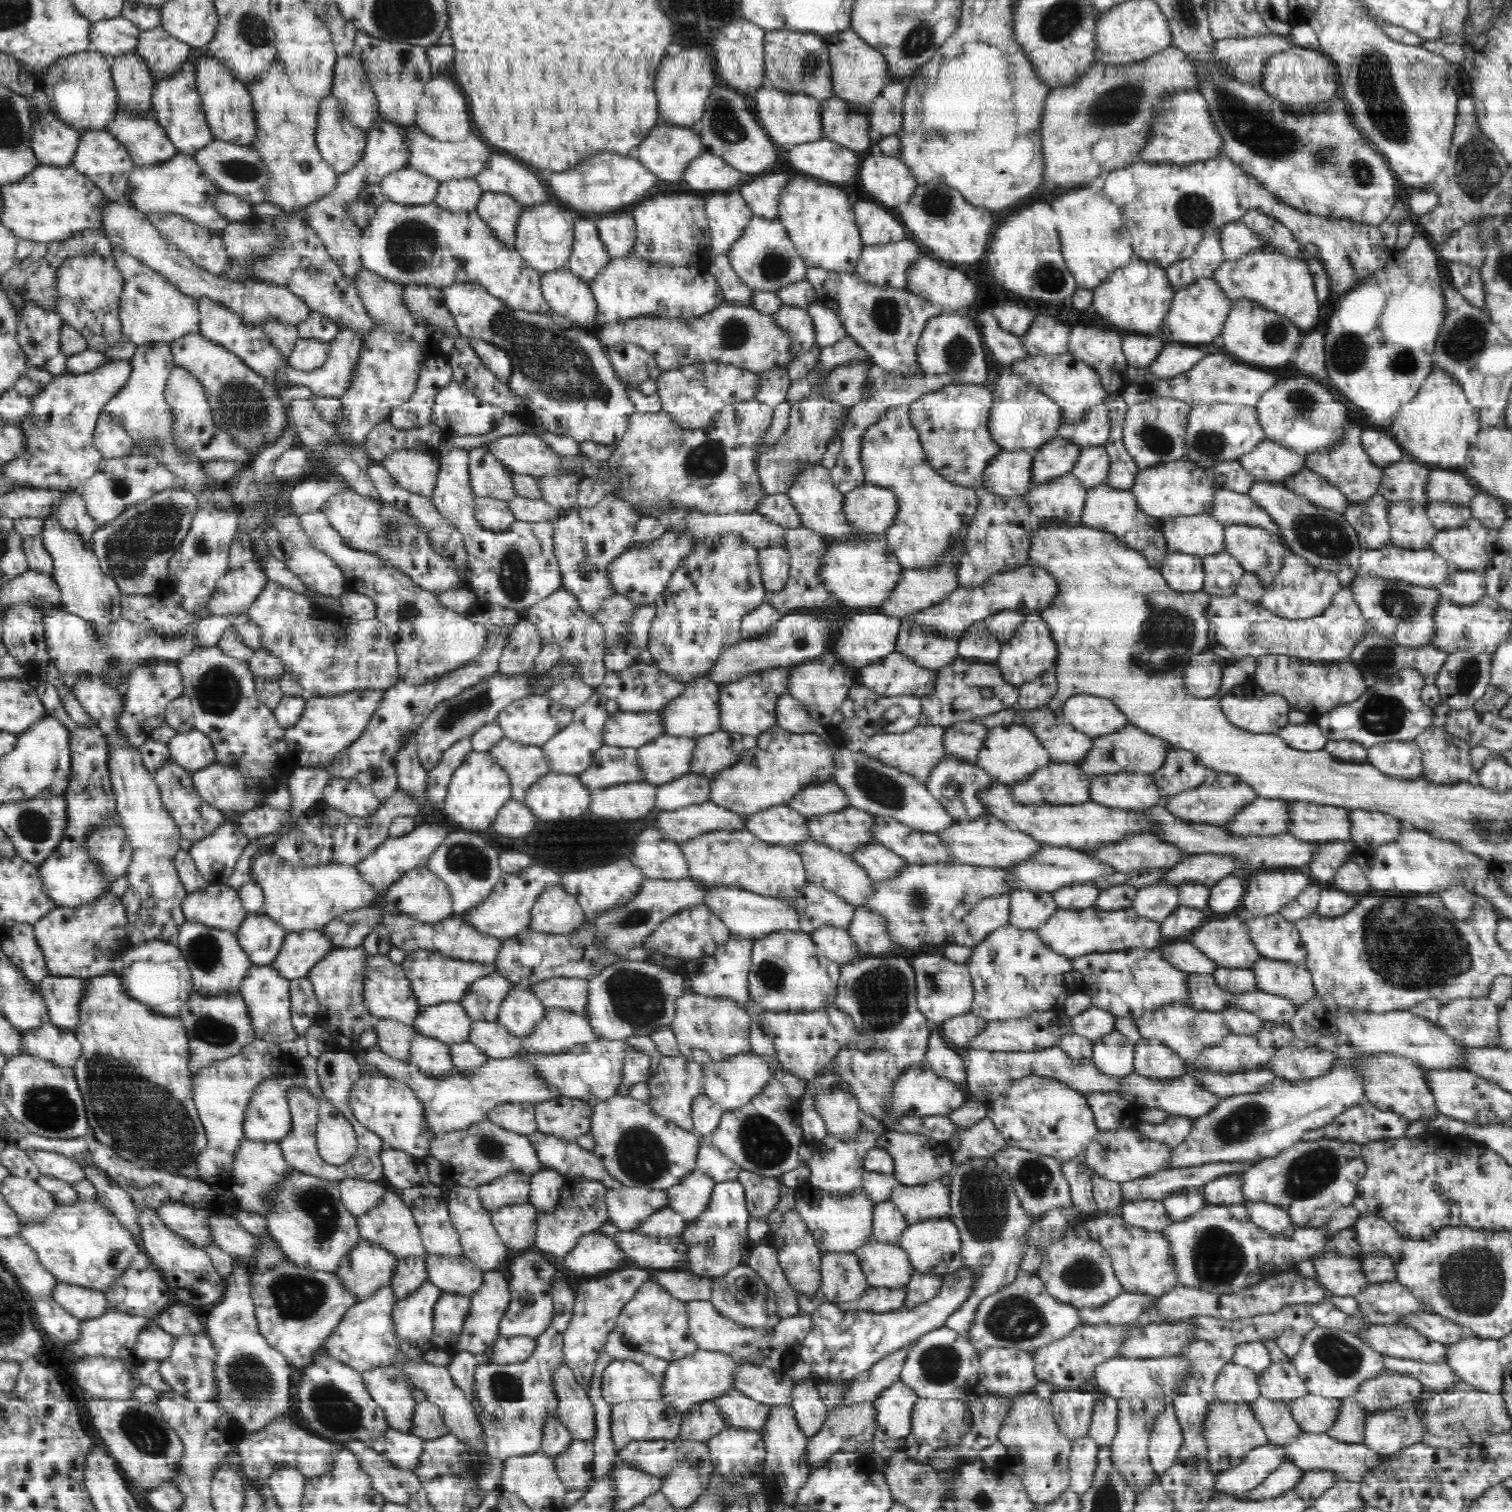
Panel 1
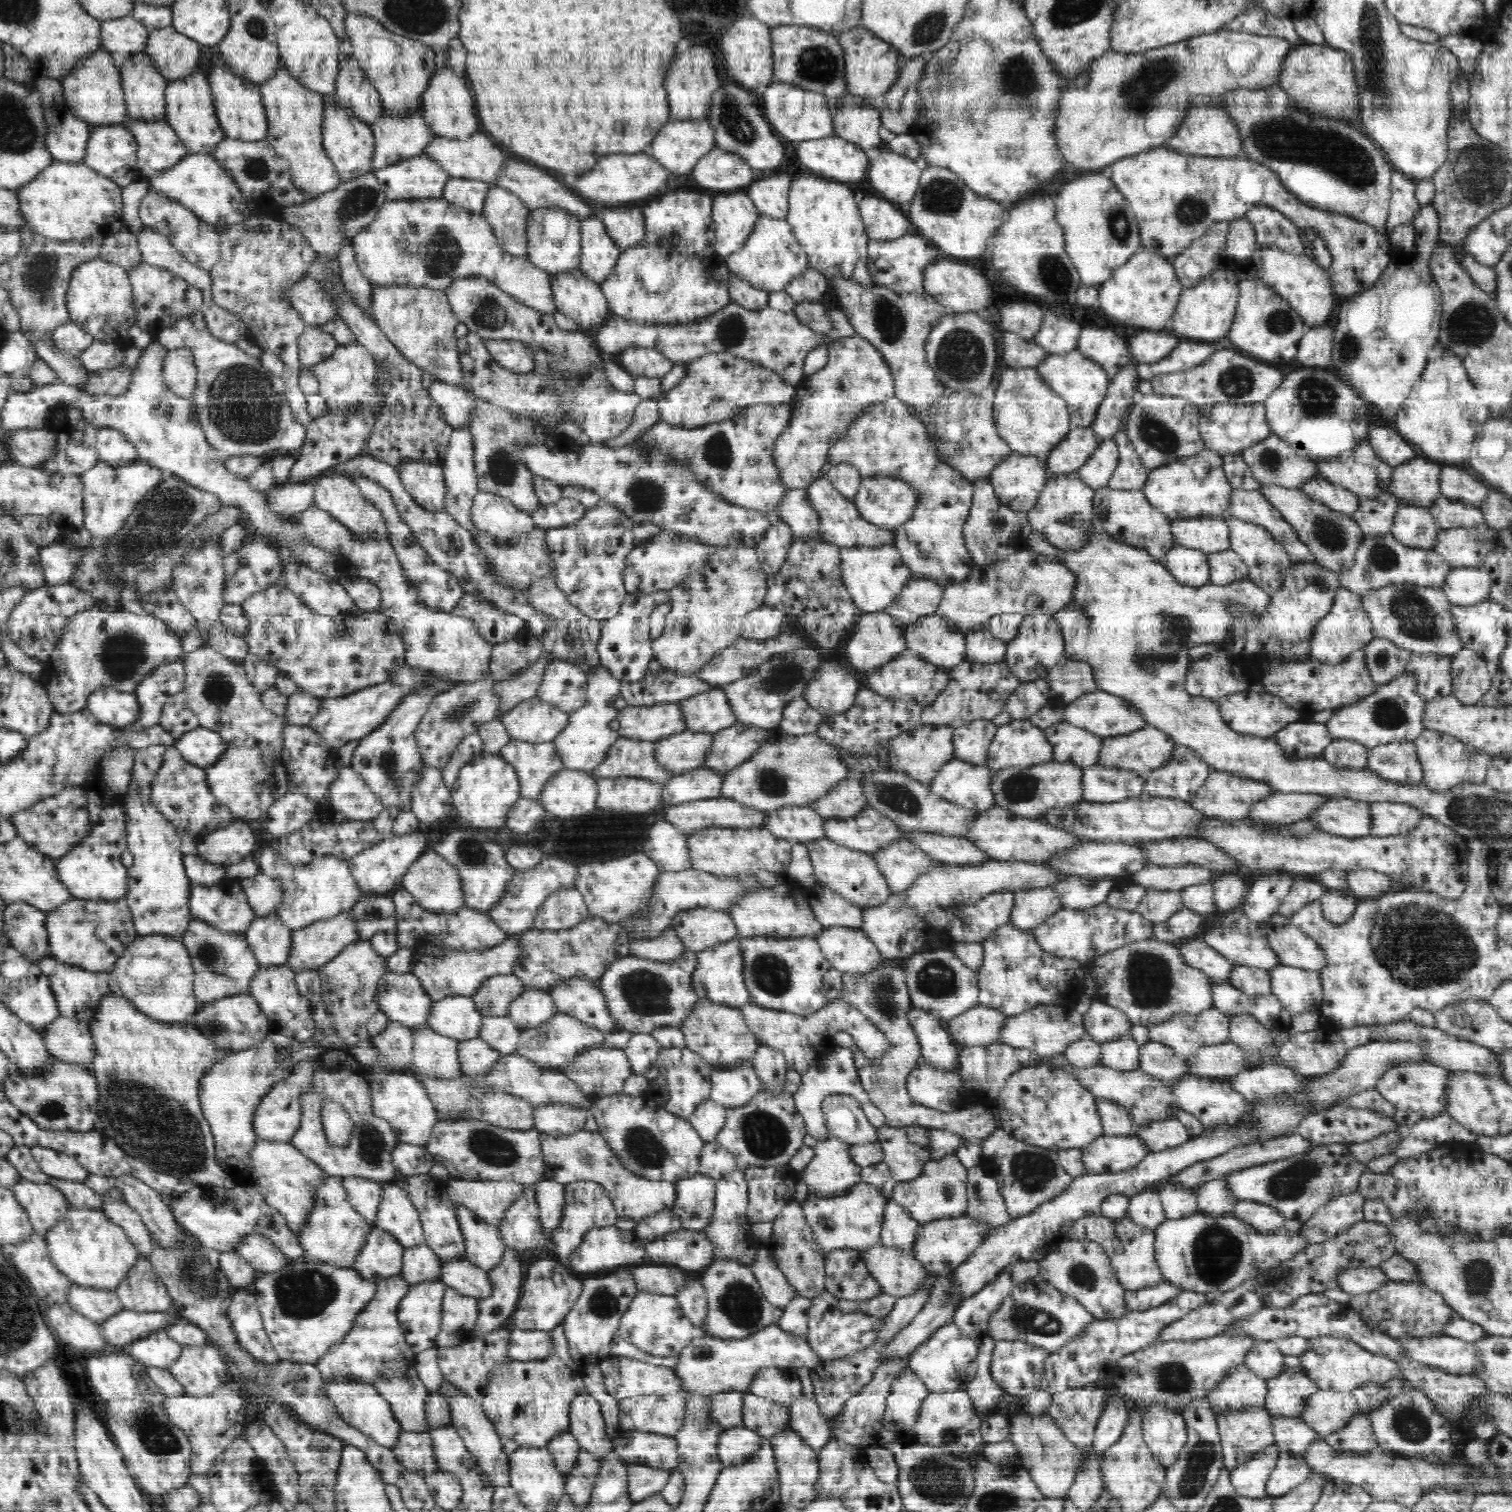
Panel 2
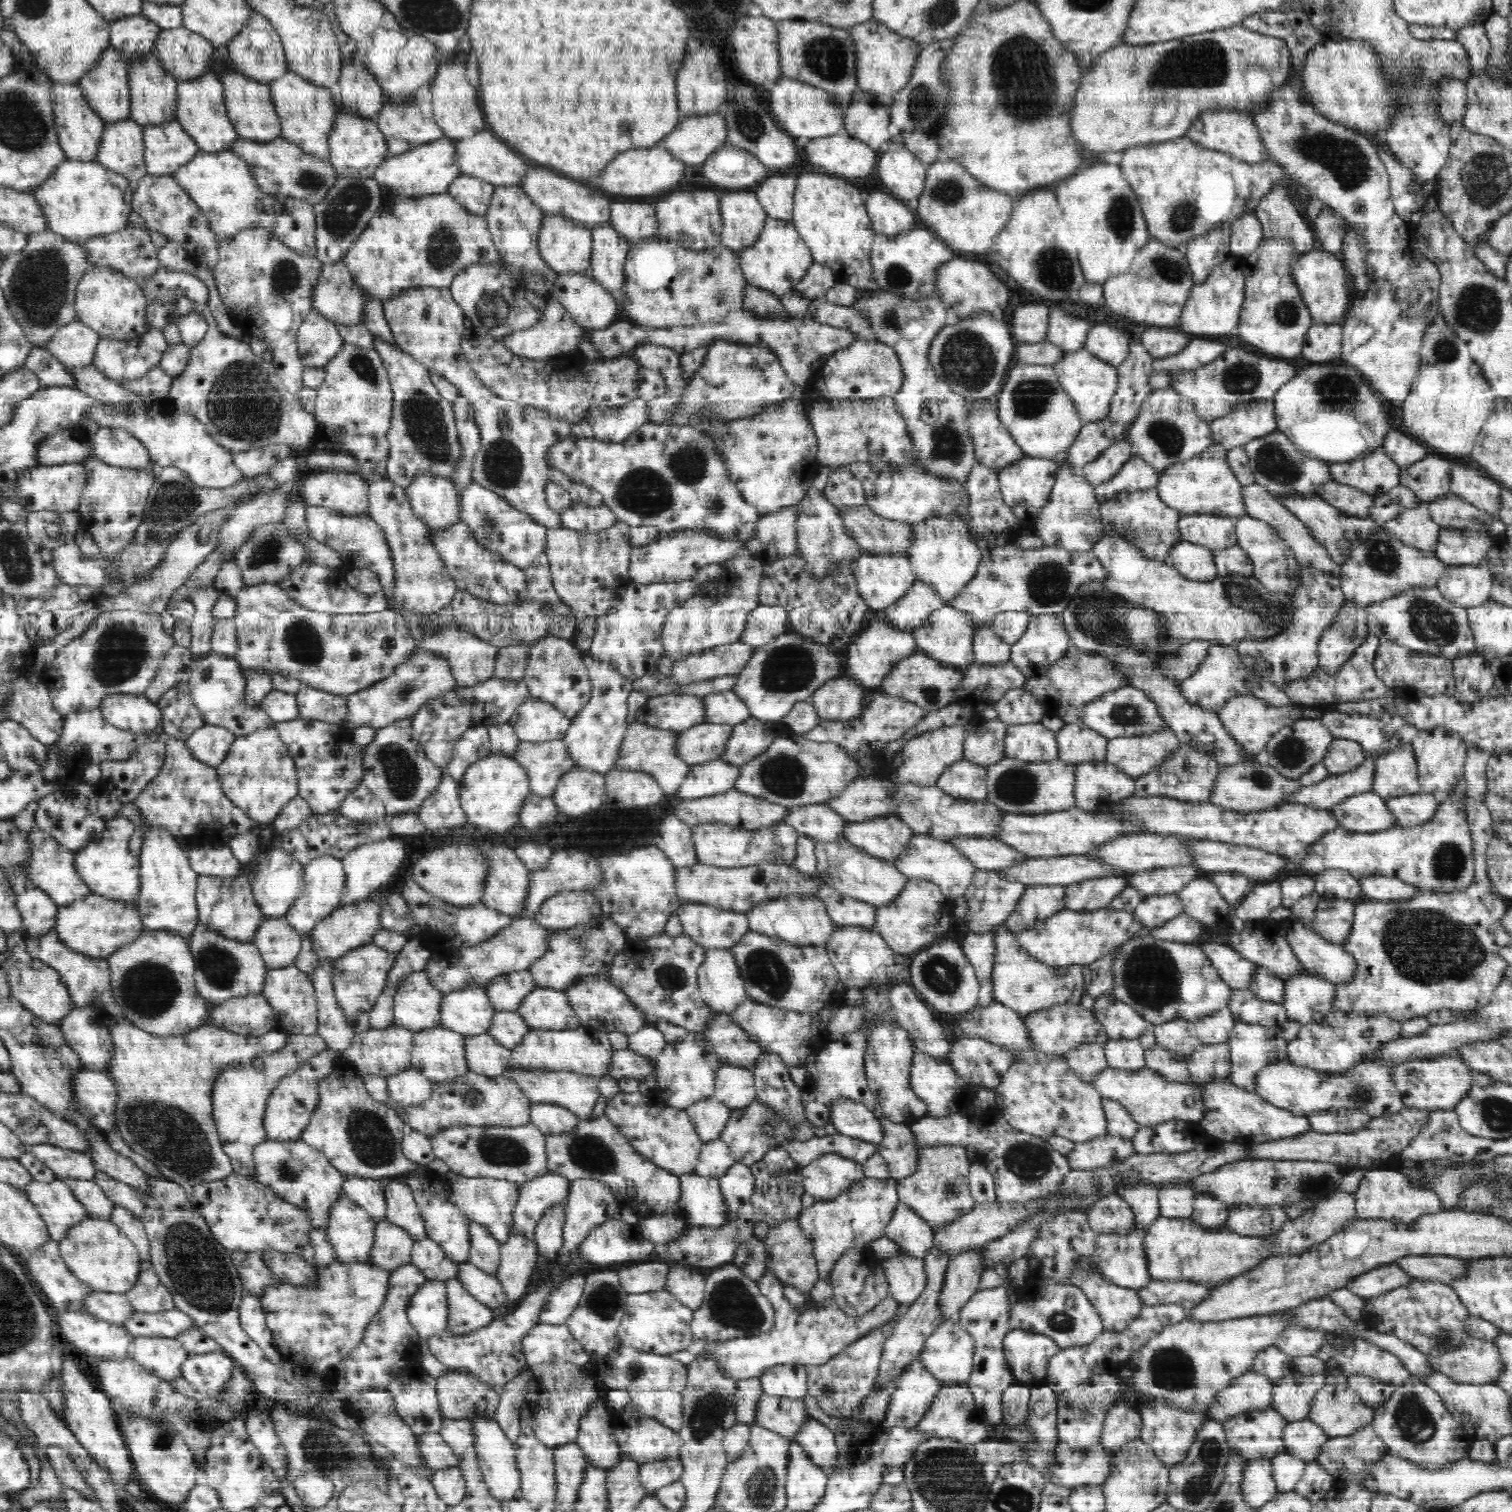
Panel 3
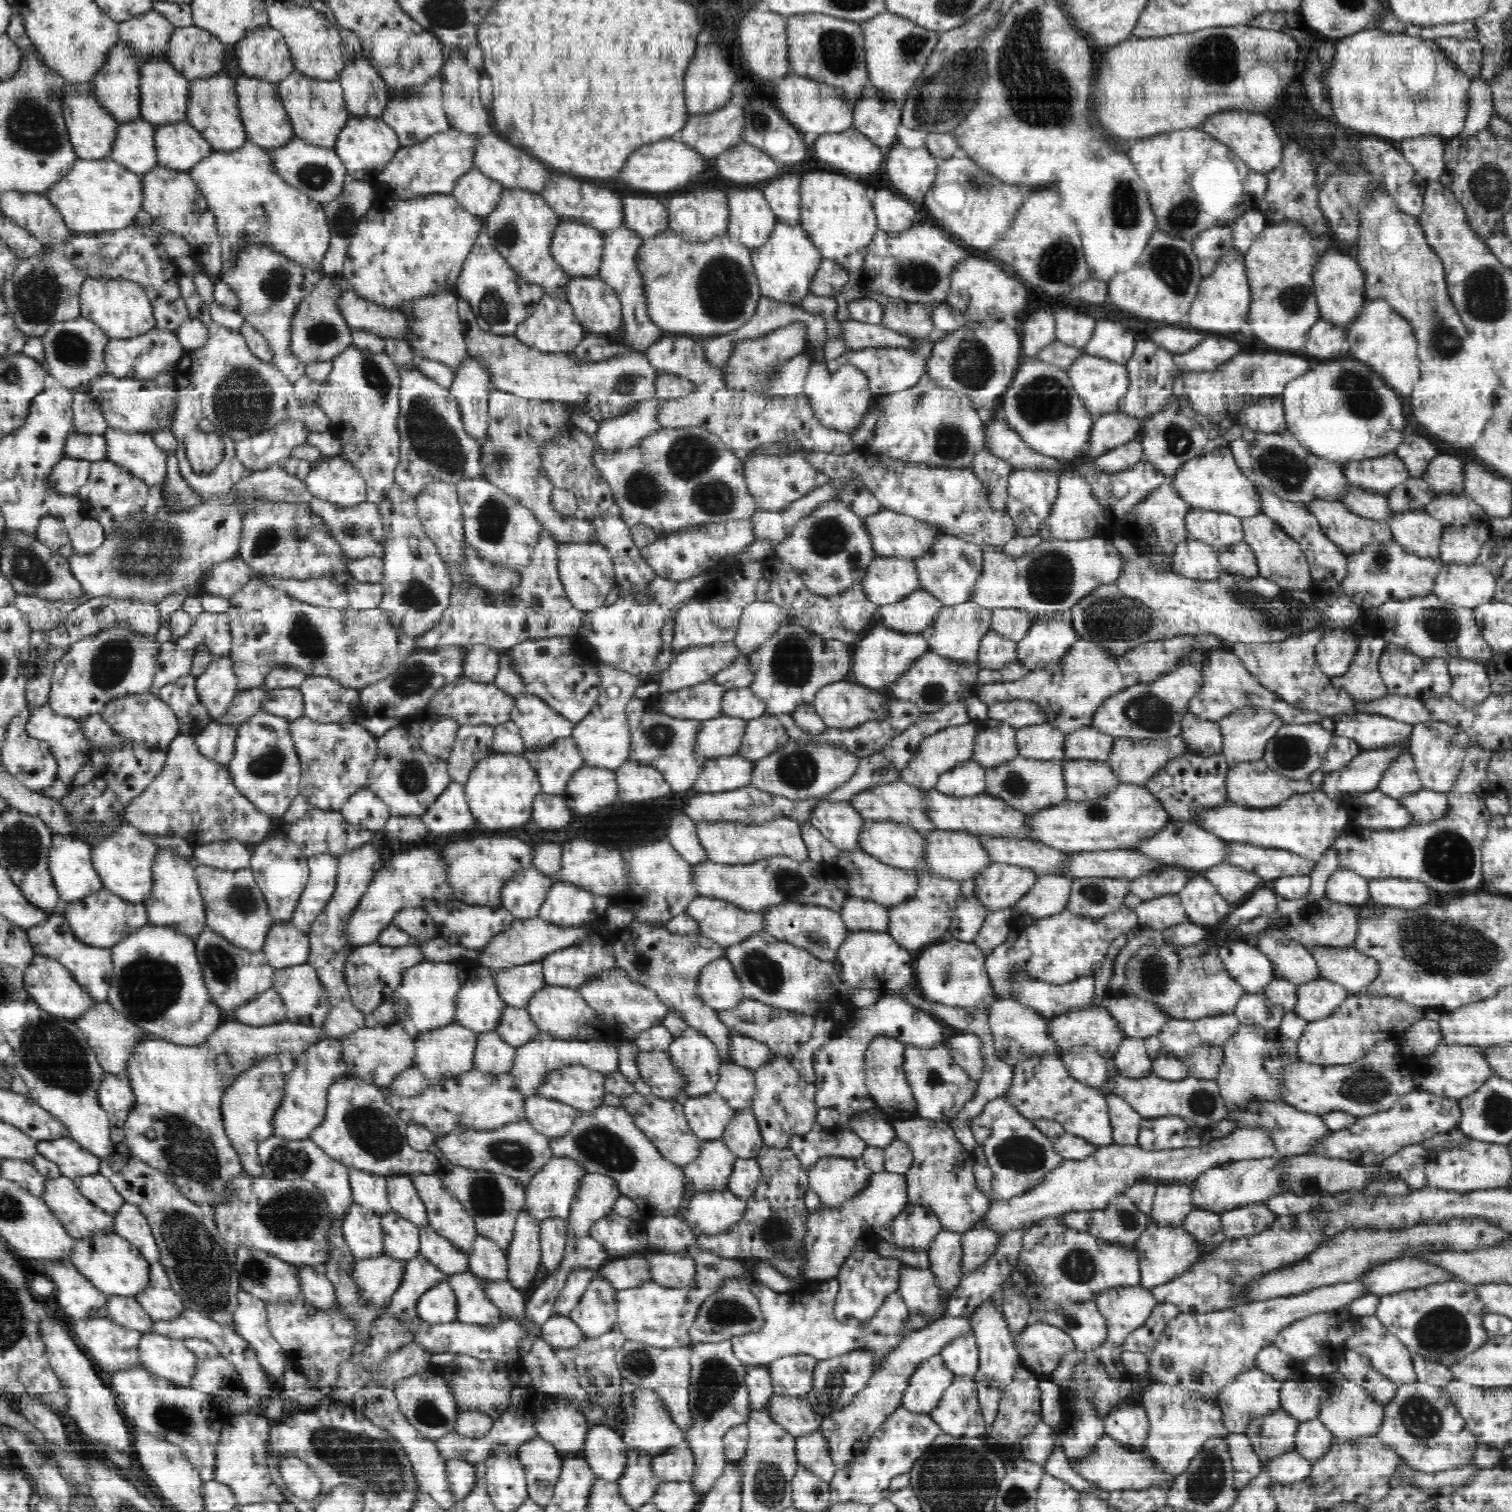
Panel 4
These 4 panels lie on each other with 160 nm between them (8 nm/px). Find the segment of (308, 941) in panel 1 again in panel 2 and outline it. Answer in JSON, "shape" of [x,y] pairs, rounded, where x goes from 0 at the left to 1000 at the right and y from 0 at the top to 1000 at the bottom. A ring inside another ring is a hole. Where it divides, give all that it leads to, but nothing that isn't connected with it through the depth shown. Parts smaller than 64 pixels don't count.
{"shape":[[[231,603],[226,603],[220,607],[206,610],[205,612],[194,616],[190,635],[188,638],[193,642],[211,640],[224,632],[227,627],[237,622],[236,611]]]}

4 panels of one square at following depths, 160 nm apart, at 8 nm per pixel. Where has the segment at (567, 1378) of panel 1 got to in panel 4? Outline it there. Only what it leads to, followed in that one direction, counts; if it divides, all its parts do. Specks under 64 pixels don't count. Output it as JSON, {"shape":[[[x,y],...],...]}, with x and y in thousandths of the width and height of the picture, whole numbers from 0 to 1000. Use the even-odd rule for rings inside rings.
{"shape":[[[390,942],[385,962],[396,978],[406,980],[413,975],[415,957],[405,942]]]}

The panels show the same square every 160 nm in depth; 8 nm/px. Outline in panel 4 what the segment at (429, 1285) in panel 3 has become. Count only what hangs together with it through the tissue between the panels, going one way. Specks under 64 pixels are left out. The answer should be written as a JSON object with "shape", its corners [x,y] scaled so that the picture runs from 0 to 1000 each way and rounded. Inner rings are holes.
{"shape":[[[296,847],[288,849],[276,859],[275,869],[284,876],[302,874],[303,860]]]}

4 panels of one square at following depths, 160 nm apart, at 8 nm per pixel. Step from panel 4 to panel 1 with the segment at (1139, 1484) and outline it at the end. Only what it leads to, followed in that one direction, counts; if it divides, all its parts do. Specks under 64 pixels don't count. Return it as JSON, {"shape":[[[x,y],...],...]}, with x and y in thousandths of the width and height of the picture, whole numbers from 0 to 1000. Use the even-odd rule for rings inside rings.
{"shape":[[[683,921],[669,925],[660,952],[665,956],[667,963],[672,966],[668,973],[675,978],[684,994],[690,995],[696,993],[707,984],[708,952],[700,945],[694,925],[687,925]]]}

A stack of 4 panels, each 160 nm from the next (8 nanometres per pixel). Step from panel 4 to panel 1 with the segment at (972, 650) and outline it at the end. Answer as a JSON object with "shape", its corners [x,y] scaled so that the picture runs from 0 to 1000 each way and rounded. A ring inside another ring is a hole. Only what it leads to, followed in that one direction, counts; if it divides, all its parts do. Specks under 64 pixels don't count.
{"shape":[[[596,410],[592,431],[605,437],[610,442],[620,443],[635,435],[634,423],[608,418],[610,415],[603,410]]]}

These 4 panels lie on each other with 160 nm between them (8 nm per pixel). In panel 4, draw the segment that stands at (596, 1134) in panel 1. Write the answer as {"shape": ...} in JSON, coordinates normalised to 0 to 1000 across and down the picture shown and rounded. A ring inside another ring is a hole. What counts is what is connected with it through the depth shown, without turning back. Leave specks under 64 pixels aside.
{"shape":[[[423,723],[411,726],[411,732],[419,738],[419,743],[422,747],[440,765],[443,769],[448,771],[453,772],[454,770],[459,769],[464,761],[465,755],[462,753],[456,746],[452,729],[448,728],[437,727],[437,726],[429,724],[427,725]]]}

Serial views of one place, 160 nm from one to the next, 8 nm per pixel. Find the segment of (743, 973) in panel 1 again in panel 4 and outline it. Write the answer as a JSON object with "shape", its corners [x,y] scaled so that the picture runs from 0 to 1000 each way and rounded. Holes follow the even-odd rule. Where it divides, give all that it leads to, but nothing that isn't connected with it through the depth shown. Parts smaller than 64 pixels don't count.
{"shape":[[[478,632],[464,642],[462,652],[466,664],[476,669],[485,667],[493,659],[484,637]]]}

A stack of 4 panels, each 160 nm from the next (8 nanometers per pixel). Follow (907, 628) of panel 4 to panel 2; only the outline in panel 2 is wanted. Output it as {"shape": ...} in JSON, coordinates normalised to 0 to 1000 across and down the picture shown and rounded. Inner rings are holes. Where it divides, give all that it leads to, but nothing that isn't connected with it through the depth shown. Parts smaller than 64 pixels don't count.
{"shape":[[[604,380],[597,388],[594,396],[585,404],[590,407],[592,411],[597,415],[619,404],[624,390],[624,387]]]}

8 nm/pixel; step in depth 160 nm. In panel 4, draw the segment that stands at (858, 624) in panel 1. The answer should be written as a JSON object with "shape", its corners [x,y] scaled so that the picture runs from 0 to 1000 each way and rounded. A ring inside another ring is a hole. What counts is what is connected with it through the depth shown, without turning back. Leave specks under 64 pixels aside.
{"shape":[[[586,414],[577,415],[570,423],[563,428],[563,440],[562,447],[565,447],[566,452],[575,456],[587,455],[597,445],[599,445],[604,439],[612,433],[614,426],[609,419],[597,419],[588,416]]]}

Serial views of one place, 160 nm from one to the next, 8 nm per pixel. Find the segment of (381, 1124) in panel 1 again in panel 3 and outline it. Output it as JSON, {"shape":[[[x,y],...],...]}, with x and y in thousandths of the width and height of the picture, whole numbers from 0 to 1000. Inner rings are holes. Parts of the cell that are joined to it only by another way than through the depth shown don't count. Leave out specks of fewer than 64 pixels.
{"shape":[[[272,706],[255,712],[255,717],[257,728],[255,731],[261,735],[263,730],[265,733],[270,733],[282,729],[286,724],[288,716]]]}

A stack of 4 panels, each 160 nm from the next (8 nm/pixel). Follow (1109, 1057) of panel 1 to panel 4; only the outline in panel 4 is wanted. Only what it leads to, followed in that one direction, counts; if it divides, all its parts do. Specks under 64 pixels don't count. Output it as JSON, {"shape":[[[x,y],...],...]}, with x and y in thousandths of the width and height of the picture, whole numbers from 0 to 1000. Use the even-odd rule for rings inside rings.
{"shape":[[[745,686],[735,700],[739,709],[748,714],[762,710],[763,701],[759,698],[757,687]]]}

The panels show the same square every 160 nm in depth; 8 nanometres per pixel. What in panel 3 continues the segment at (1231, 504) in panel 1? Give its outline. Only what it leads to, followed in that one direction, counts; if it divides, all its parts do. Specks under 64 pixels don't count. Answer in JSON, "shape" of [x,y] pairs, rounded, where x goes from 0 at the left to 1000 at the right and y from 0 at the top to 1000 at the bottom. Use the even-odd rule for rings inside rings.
{"shape":[[[831,319],[822,321],[821,323],[822,331],[823,333],[823,340],[835,344],[842,348],[842,350],[845,352],[848,357],[852,359],[852,361],[855,364],[856,369],[860,372],[862,376],[866,376],[873,378],[878,378],[882,381],[886,382],[888,380],[887,374],[884,373],[878,366],[878,364],[866,353],[864,347],[858,344],[841,325],[839,325],[837,322]]]}

